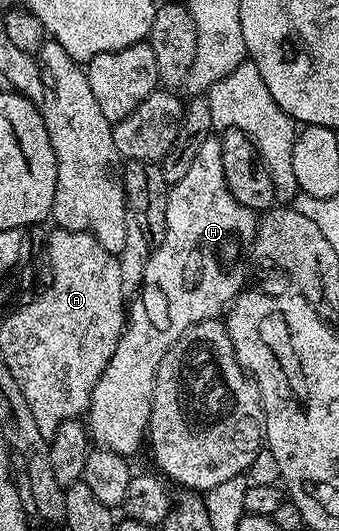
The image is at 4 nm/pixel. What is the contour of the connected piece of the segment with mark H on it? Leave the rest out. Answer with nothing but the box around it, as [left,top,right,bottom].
[85,134,257,458]

